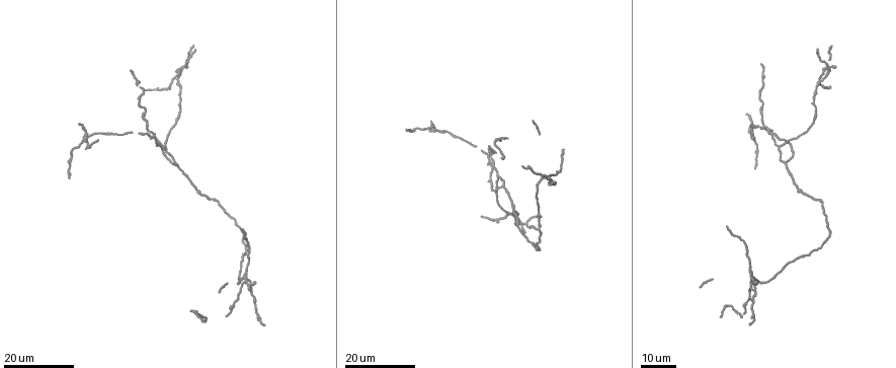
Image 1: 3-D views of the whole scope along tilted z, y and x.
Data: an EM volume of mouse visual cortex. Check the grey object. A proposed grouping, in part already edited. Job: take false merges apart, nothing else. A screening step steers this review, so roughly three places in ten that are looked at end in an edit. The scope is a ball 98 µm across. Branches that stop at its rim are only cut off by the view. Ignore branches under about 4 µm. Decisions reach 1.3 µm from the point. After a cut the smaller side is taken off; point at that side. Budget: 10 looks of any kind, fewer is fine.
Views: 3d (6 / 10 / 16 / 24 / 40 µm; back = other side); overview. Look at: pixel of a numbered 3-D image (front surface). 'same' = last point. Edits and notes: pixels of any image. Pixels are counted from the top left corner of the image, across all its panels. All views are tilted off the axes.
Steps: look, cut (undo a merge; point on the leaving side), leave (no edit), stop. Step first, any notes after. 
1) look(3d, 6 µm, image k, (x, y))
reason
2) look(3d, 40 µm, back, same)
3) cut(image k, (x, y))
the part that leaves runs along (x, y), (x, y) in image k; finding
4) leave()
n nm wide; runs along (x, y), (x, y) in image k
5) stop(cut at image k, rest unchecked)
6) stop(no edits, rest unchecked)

look(3d, 24 µm, image 1, (180, 68))
four or more arms meet

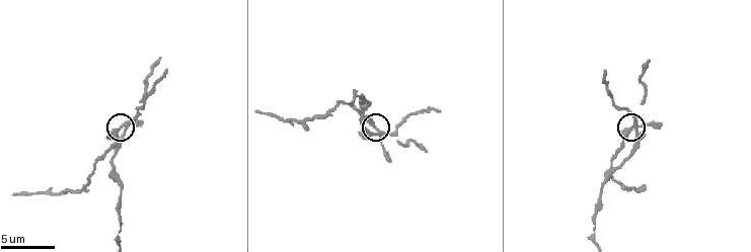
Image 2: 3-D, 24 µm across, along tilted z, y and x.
look(3d, 6 µm, image 2, (633, 124))

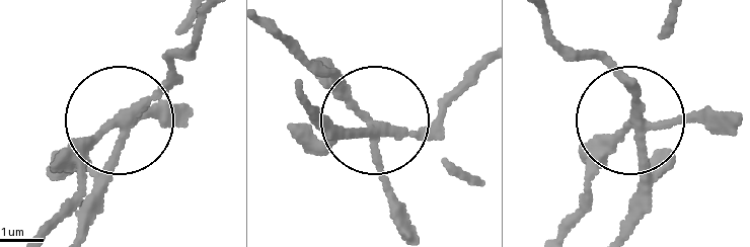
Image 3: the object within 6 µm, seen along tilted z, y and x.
cut(image 3, (171, 82))
the part that leaves runs along (114, 127), (47, 224) in image 3; a second neuron is stuck on

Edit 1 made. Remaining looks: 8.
look(overview)

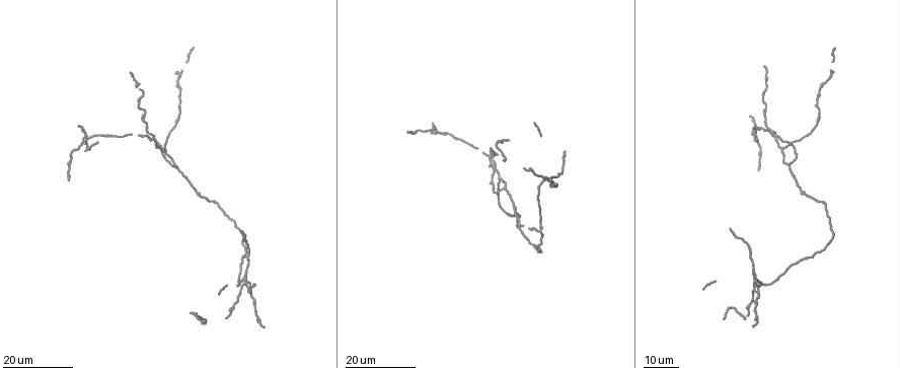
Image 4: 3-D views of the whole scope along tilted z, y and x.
look(3d, 24 µm, image 4, (146, 113))
calibre changes

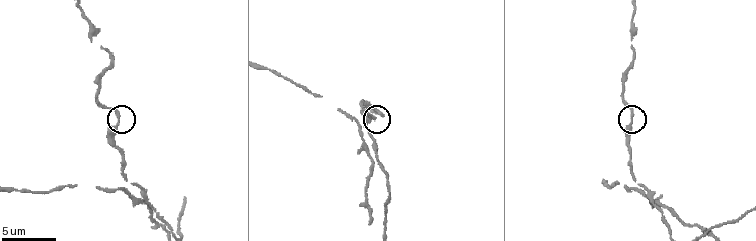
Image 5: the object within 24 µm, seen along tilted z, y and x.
look(3d, 6 µm, image 5, (633, 115))
closer look

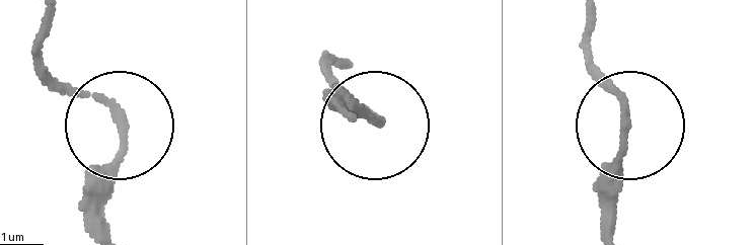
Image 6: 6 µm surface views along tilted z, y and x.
look(3d, 6 µm, back, image 6, (121, 130))
other side

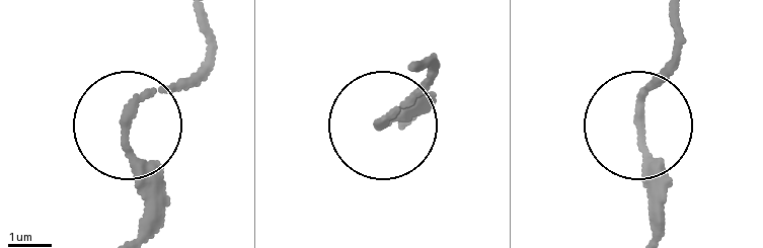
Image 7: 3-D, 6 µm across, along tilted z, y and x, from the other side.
leave()
180 nm wide; runs along (654, 227), (657, 172), (636, 118), (680, 53) in image 7; continuous, no second neuron

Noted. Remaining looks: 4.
look(3d, 10 µm, image 5, (371, 158))
sudden change in width

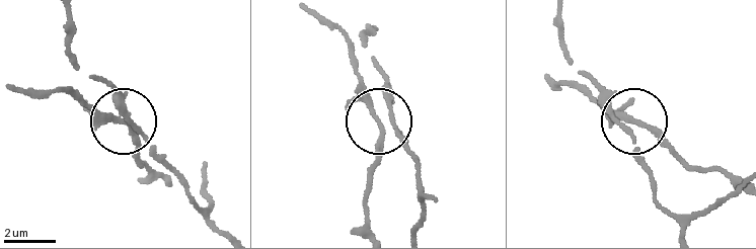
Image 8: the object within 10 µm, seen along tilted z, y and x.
look(3d, 6 µm, image 8, (633, 122))
zoom in

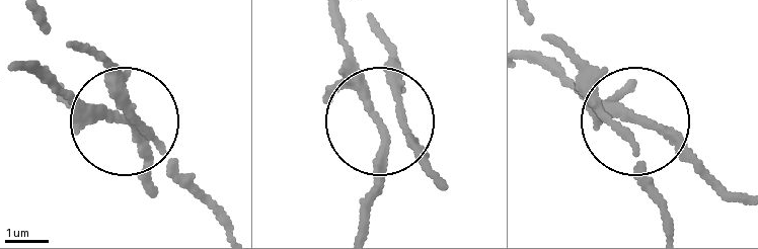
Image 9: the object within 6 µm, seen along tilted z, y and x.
leave()
runs along (234, 231), (206, 188), (142, 135), (52, 87) in image 9; continuous, no second neuron

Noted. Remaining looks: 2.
look(3d, 10 µm, image 5, (387, 192))
a fork

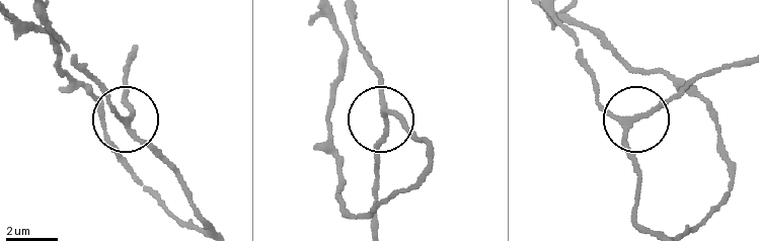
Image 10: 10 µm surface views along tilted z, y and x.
look(3d, 6 µm, image 10, (387, 120))

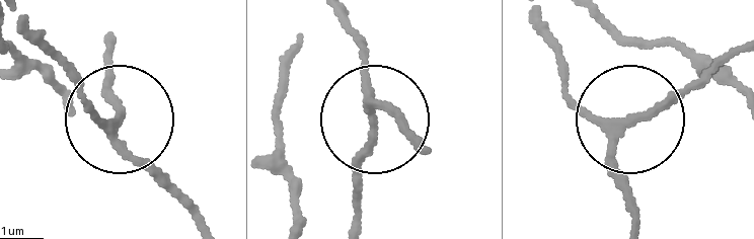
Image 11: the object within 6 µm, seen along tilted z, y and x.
leave()
3 arms; runs along (426, 147), (382, 110), (357, 189) in image 11; all the same neuron

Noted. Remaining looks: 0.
stop(cut at image 3, rest unchecked)

